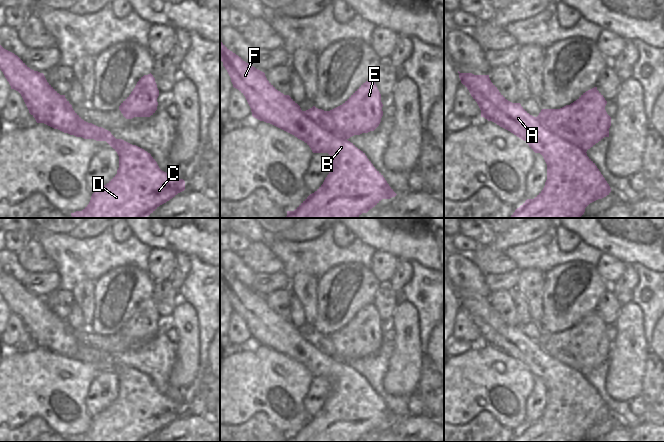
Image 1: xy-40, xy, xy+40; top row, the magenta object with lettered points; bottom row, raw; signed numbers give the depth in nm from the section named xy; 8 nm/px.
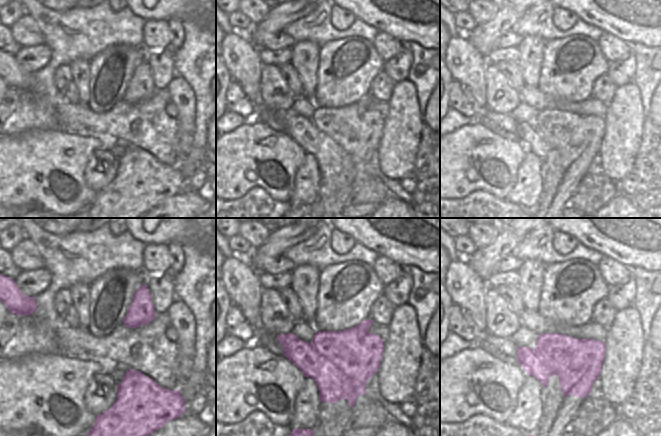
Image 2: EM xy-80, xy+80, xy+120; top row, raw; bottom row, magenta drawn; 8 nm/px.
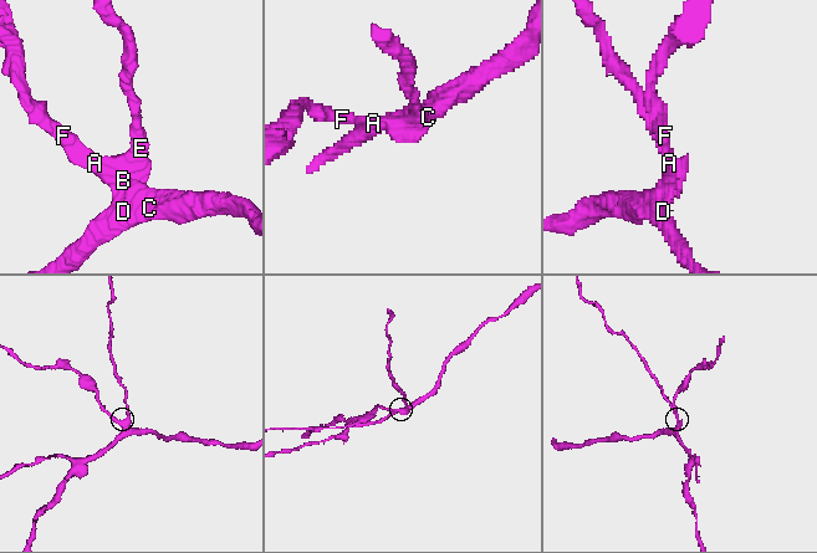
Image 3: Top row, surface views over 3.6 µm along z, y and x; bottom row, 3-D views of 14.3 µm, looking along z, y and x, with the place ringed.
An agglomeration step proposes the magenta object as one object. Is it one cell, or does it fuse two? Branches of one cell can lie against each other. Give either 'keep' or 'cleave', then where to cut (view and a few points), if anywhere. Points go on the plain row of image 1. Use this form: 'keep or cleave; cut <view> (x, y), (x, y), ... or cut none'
cleave; cut xy+40 (537, 340), (546, 352), (579, 370), (585, 376)

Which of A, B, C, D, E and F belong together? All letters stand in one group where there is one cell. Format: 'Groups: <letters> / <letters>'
Groups: A B C D F / E.

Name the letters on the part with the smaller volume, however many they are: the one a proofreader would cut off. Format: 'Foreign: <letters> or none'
Foreign: E.

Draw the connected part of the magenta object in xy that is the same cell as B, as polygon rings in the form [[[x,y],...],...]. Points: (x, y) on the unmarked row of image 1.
[[[221,264],[220,284],[231,302],[233,311],[245,320],[254,342],[294,359],[304,365],[313,377],[328,377],[333,382],[333,392],[323,408],[294,435],[287,435],[286,442],[358,442],[382,423],[390,423],[397,419],[363,375],[347,363],[336,361],[318,349],[289,319],[278,315],[267,304],[264,296],[246,287],[230,275]]]

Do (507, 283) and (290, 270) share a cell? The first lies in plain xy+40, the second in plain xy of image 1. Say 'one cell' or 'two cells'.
two cells

